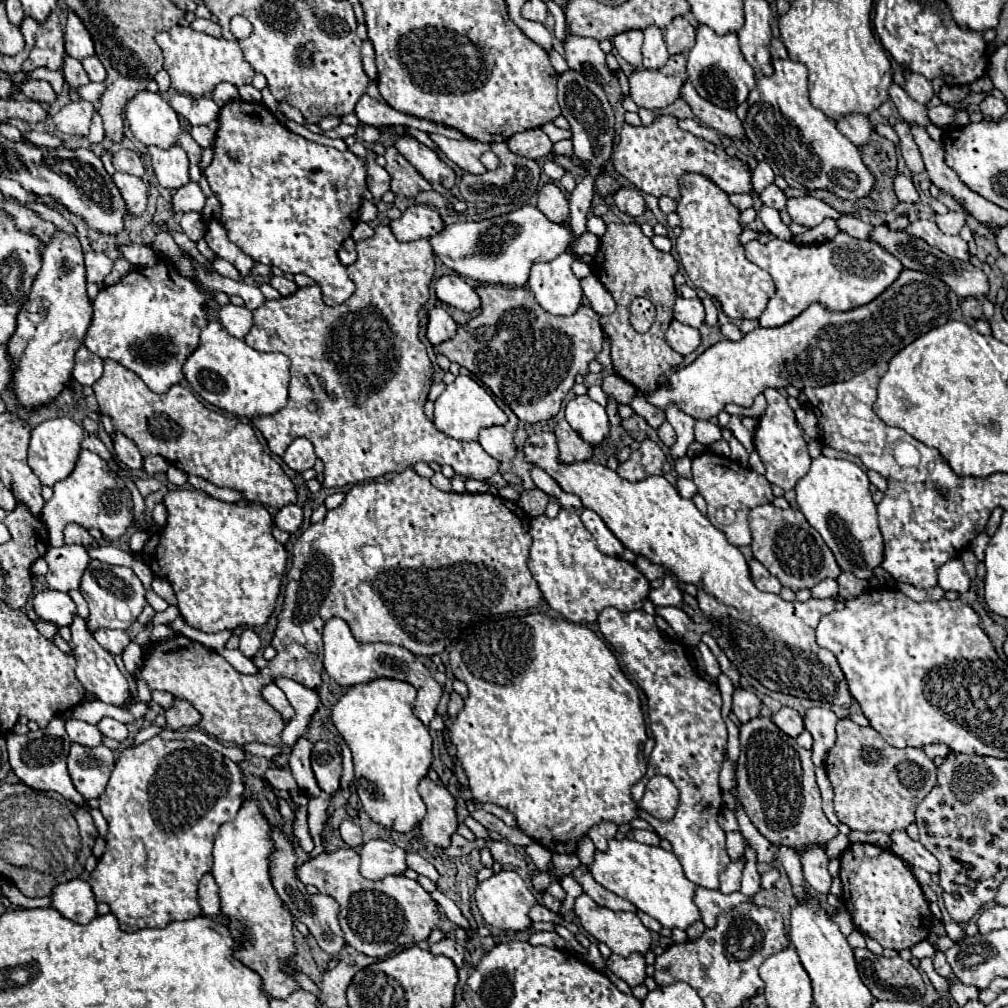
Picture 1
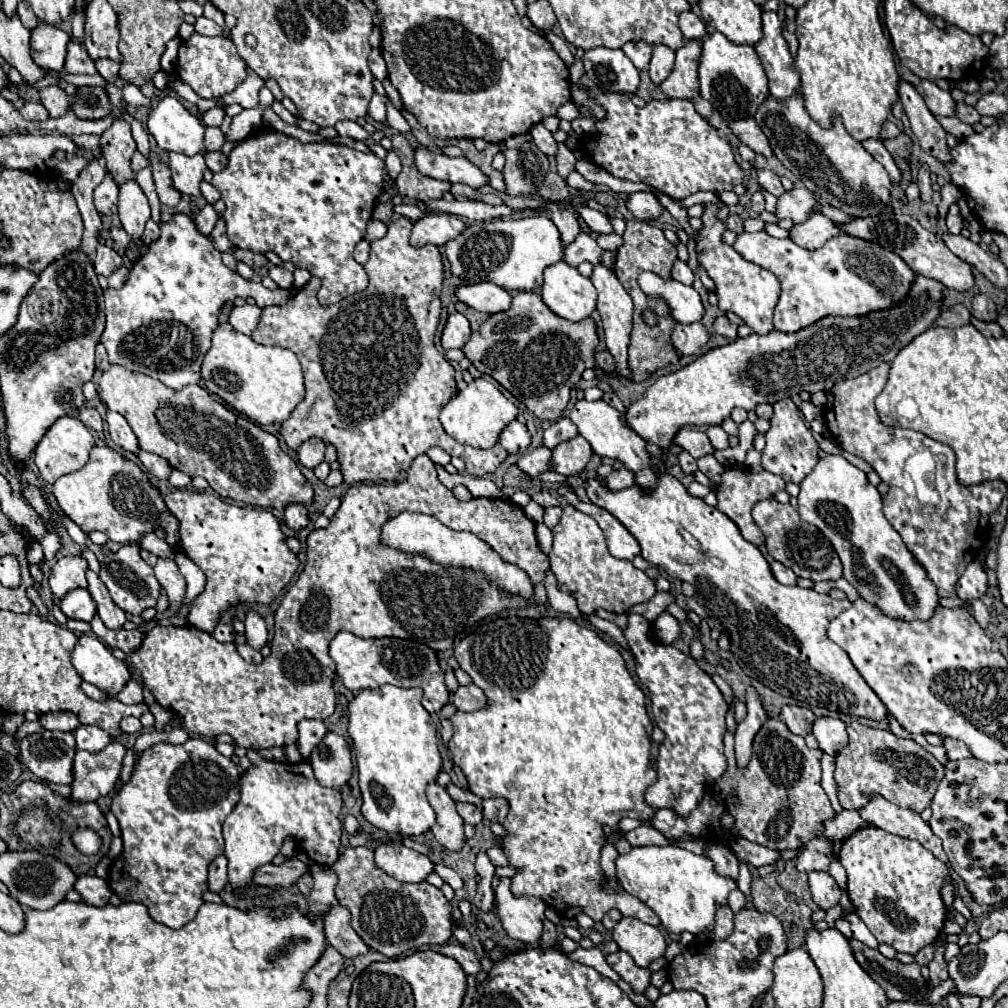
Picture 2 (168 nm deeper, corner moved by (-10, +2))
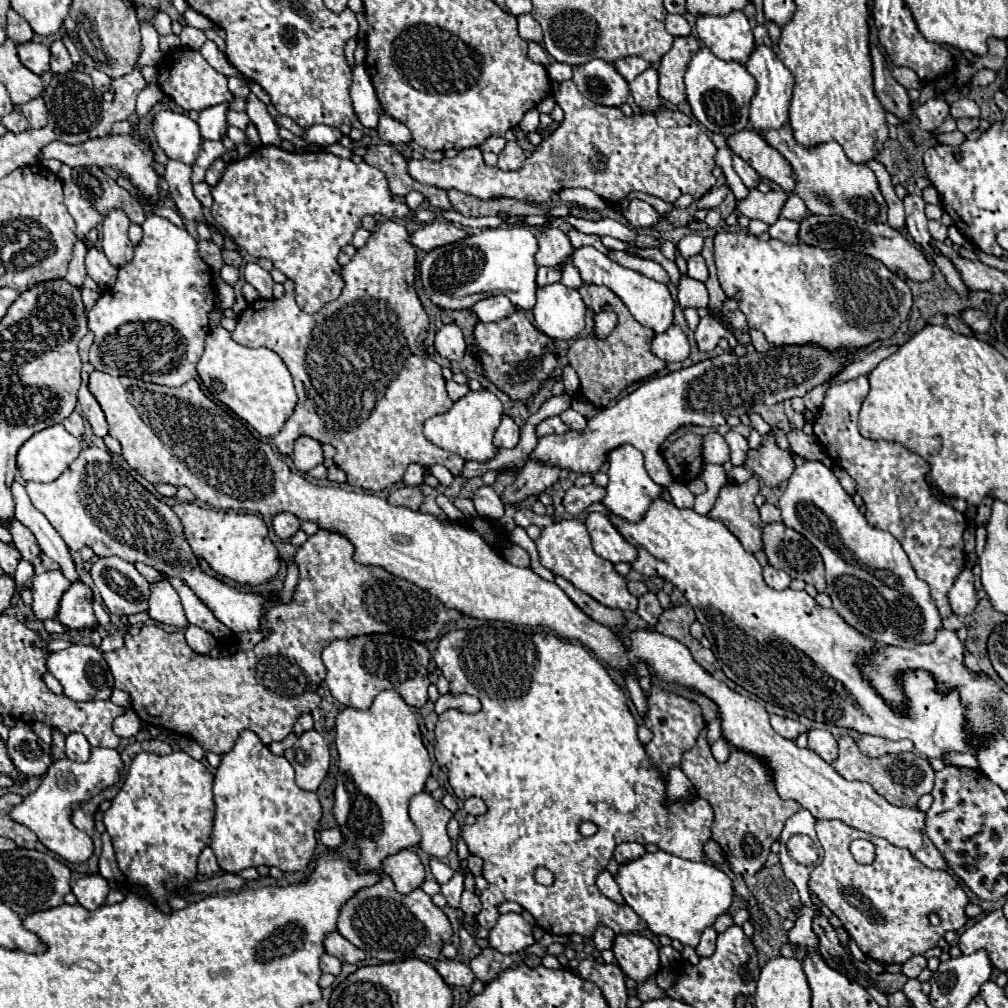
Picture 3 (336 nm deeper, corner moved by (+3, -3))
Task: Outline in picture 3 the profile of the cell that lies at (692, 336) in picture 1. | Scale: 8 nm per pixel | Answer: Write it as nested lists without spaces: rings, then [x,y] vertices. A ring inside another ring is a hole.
[[[672,325],[668,331],[654,337],[652,351],[666,363],[684,361],[690,355],[690,343],[686,333],[678,325]]]

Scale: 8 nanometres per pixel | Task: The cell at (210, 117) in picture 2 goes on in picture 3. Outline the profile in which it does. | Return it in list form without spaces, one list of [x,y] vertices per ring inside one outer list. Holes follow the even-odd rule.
[[[228,103],[216,105],[216,107],[208,107],[200,113],[198,117],[198,127],[200,127],[200,135],[204,139],[220,139],[226,131],[226,109]]]

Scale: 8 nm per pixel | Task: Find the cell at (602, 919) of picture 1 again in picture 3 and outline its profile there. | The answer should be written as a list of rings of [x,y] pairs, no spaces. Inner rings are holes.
[[[634,933],[616,935],[612,951],[620,969],[638,983],[646,981],[650,975],[658,971],[658,963],[660,963],[658,947],[642,935],[634,935]]]

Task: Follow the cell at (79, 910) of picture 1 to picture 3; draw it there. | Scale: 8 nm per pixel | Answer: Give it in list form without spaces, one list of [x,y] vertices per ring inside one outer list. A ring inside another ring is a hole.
[[[86,875],[72,885],[72,893],[76,895],[78,903],[88,911],[98,909],[106,901],[108,891],[108,881],[102,875]]]

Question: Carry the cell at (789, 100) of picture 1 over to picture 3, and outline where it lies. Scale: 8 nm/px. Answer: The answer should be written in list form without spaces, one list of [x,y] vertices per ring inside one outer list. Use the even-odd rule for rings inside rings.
[[[788,123],[780,129],[760,131],[760,135],[790,163],[792,179],[796,183],[794,193],[806,203],[806,207],[814,215],[838,215],[856,223],[886,221],[886,203],[878,189],[876,175],[864,163],[850,161],[840,143],[828,141],[808,149],[794,139]]]

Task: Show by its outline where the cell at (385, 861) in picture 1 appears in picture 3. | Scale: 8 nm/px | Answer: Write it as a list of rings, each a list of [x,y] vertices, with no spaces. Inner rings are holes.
[[[402,849],[382,859],[382,873],[388,875],[398,893],[410,893],[424,881],[424,865],[414,849]]]

